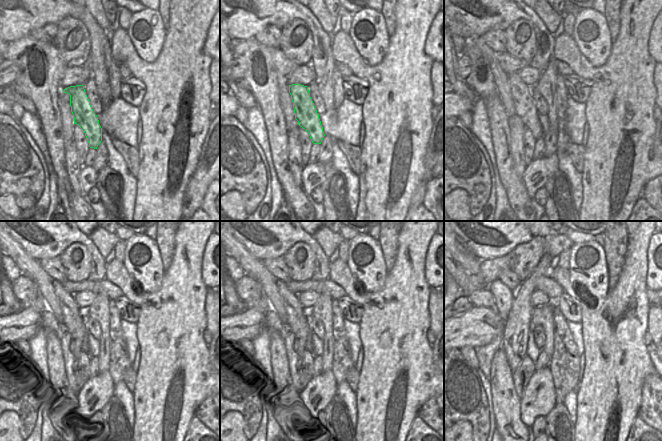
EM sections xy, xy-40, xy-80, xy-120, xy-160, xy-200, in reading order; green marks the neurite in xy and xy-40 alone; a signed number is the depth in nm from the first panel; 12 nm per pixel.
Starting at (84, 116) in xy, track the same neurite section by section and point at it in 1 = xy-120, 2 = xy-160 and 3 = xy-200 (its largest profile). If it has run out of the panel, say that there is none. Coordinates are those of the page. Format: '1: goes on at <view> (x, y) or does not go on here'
1: goes on at xy-120 (73, 318)
2: goes on at xy-160 (296, 315)
3: goes on at xy-200 (503, 296)

